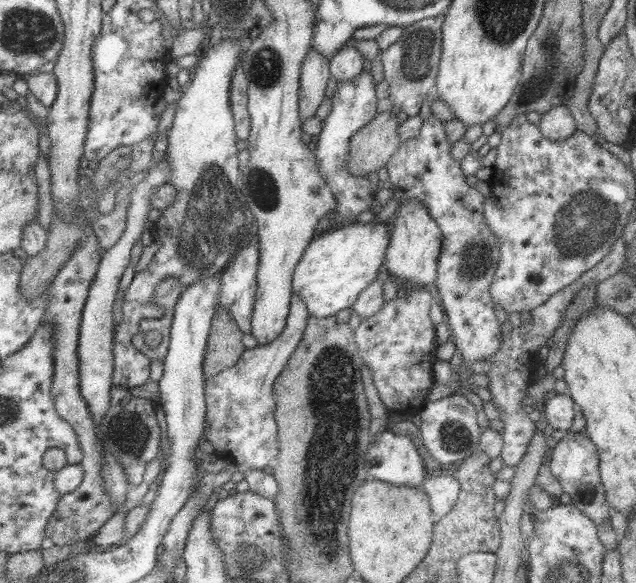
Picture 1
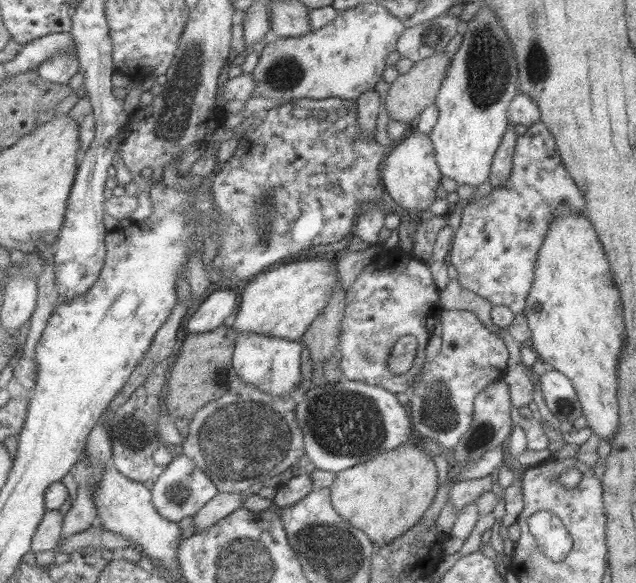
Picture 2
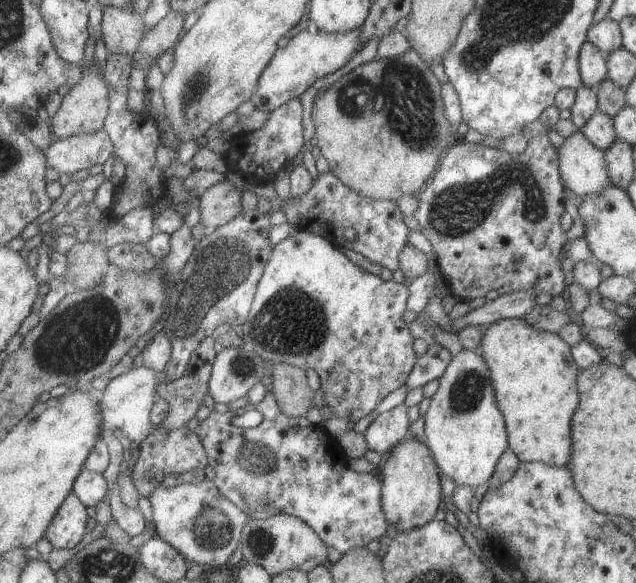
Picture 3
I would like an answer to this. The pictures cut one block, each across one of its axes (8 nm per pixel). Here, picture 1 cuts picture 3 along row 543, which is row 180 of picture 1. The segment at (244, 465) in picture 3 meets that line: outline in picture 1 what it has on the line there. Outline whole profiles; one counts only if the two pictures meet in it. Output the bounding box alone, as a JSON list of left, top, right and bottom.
[316,70,381,227]

